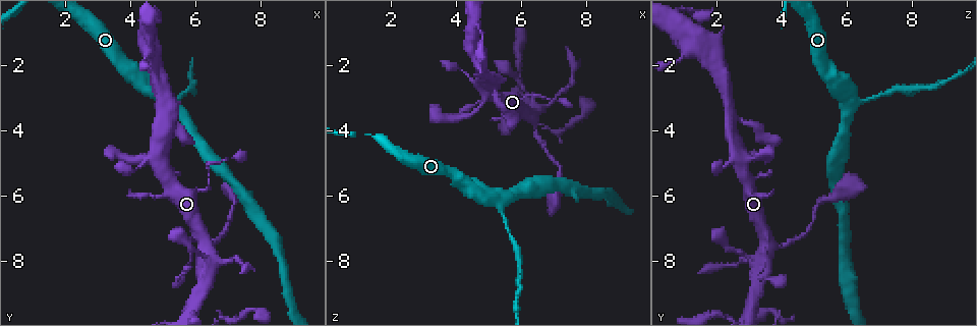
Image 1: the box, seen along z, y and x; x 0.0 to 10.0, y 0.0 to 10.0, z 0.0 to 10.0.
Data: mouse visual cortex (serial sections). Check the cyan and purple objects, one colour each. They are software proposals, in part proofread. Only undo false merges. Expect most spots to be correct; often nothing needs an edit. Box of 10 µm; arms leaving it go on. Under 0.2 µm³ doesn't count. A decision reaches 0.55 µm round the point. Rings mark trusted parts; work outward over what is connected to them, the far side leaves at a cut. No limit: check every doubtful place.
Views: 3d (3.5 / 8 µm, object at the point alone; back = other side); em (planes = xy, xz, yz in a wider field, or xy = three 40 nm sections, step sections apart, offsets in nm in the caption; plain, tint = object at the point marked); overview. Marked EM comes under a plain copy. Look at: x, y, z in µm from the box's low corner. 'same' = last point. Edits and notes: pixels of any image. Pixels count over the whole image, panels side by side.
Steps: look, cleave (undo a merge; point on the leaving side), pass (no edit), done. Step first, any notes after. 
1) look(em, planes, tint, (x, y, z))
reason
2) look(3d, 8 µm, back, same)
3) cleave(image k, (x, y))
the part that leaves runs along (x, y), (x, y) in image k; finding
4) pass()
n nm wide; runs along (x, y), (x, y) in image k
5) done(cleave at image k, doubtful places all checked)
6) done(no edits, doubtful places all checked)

look(3d, 3.5 µm, (6.35, 7.60, 3.55))
branch point

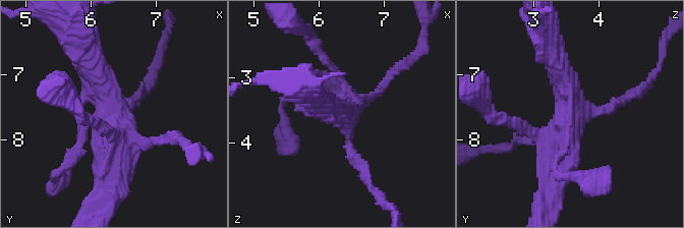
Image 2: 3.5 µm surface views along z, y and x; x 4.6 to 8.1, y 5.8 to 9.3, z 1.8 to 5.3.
pass()
runs along (86, 58), (114, 114), (111, 183) in image 2; all the same cell

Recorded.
look(3d, 8 µm, (5.15, 3.00, 6.05))
two arms in line, one across

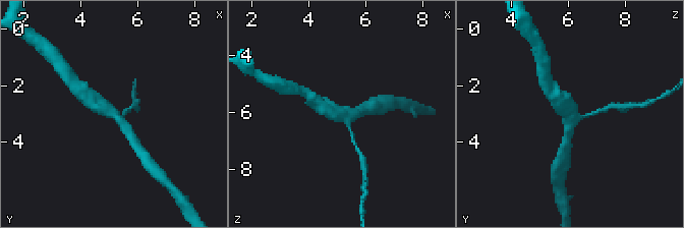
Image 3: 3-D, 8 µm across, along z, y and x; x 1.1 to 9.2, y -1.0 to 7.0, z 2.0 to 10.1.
look(3d, 3.5 µm, same)
closer look

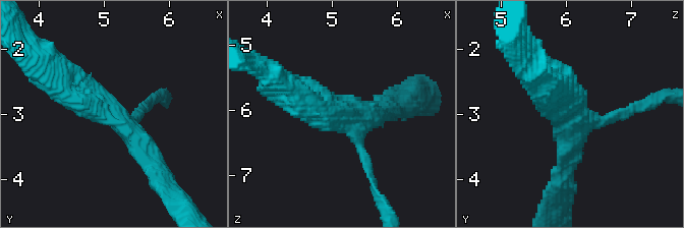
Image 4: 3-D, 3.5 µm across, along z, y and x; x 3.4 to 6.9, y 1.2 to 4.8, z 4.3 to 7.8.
pass()
3 arms; arms of 150, 300, 450 nm; runs along (61, 79), (105, 104), (155, 170) in image 4; all the same cell

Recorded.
look(3d, 8 µm, (5.60, 2.90, 7.05))
thin neck

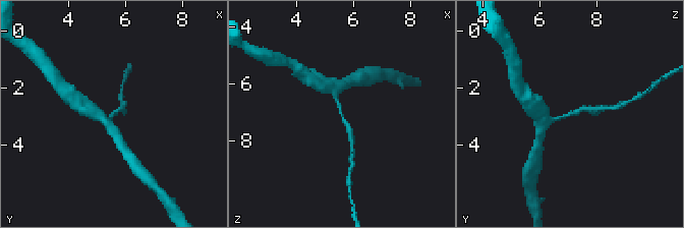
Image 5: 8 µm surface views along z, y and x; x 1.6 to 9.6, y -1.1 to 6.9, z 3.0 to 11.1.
look(em, xy, step 1, tint, same)
arms of 200, 200 nm; shape alone is not enough

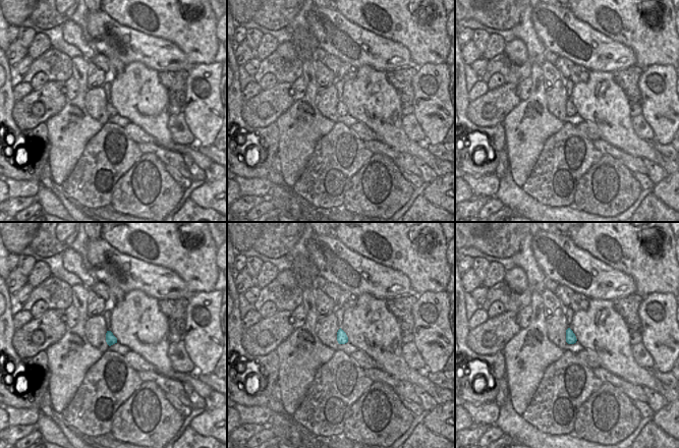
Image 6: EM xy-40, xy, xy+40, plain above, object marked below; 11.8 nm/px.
pass()
runs along (331, 89), (351, 138) in image 5; all the same cell

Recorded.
done(no edits, doubtful places all checked)

